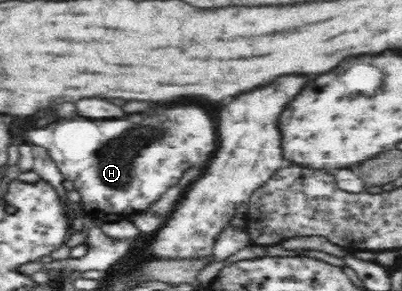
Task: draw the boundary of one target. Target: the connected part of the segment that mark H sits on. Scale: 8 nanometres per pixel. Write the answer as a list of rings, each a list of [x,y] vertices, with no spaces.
[[[183,105],[173,109],[159,109],[143,115],[129,115],[125,119],[61,119],[49,127],[25,129],[21,131],[23,139],[31,145],[41,145],[57,162],[59,170],[67,181],[73,181],[75,191],[81,195],[81,205],[87,217],[99,219],[102,223],[123,221],[129,215],[137,215],[153,205],[171,185],[175,185],[183,171],[195,163],[205,163],[215,151],[215,125],[207,113],[197,105]]]

